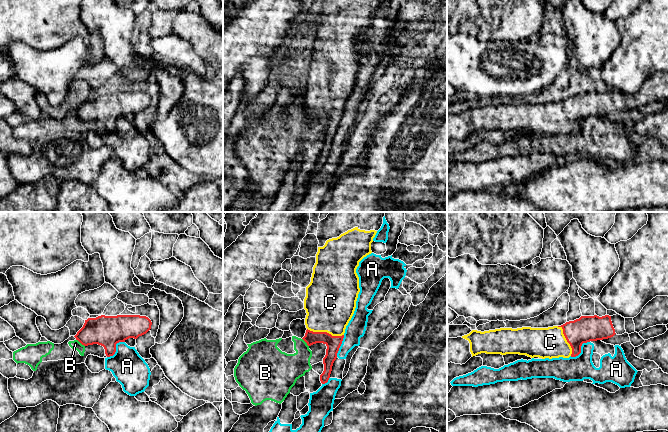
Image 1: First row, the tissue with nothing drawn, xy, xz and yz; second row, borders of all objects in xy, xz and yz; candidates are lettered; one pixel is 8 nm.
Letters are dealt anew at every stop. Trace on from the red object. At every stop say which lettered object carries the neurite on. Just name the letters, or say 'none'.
C

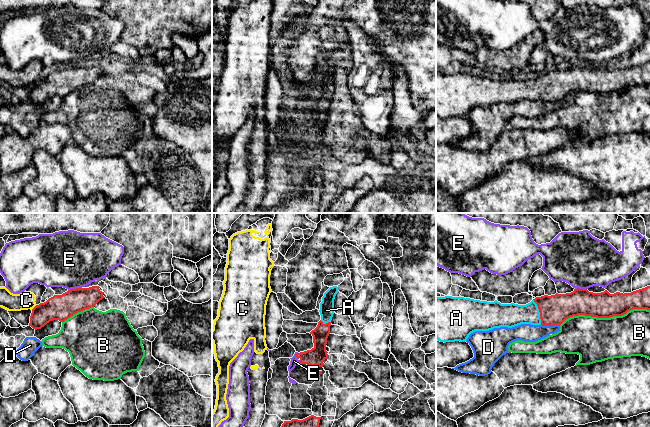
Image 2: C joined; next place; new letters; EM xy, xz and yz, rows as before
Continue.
A

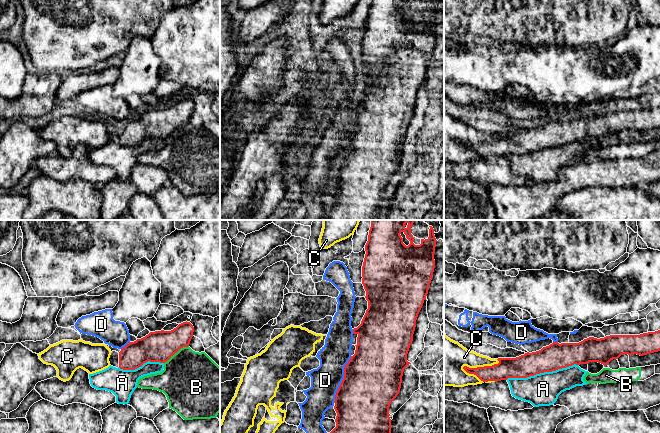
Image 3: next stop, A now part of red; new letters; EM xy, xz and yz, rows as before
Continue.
none

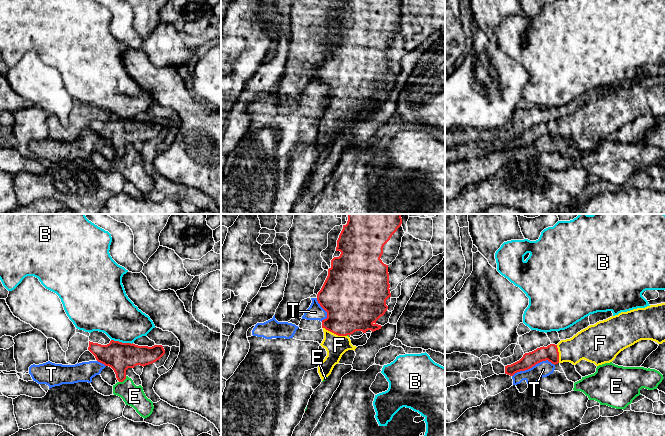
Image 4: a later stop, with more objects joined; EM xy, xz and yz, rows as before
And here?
F

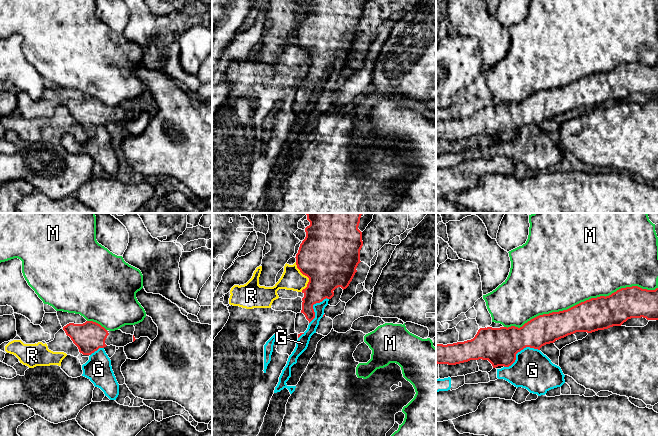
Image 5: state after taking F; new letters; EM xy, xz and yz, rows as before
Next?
none

